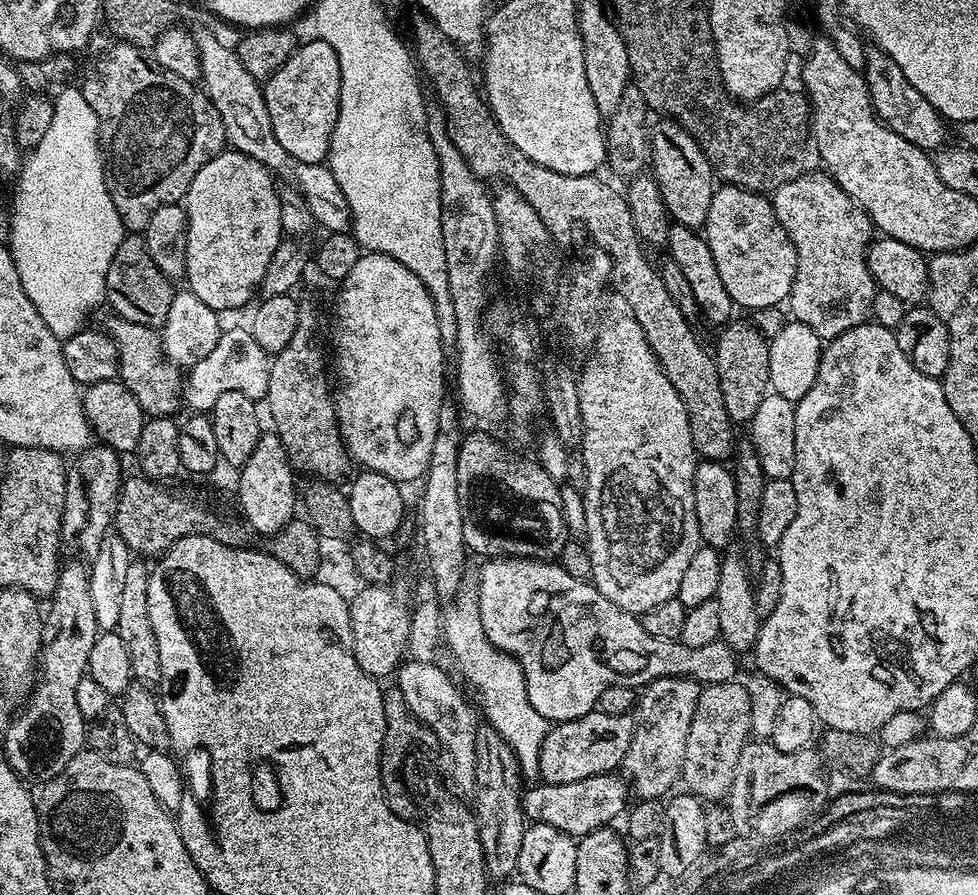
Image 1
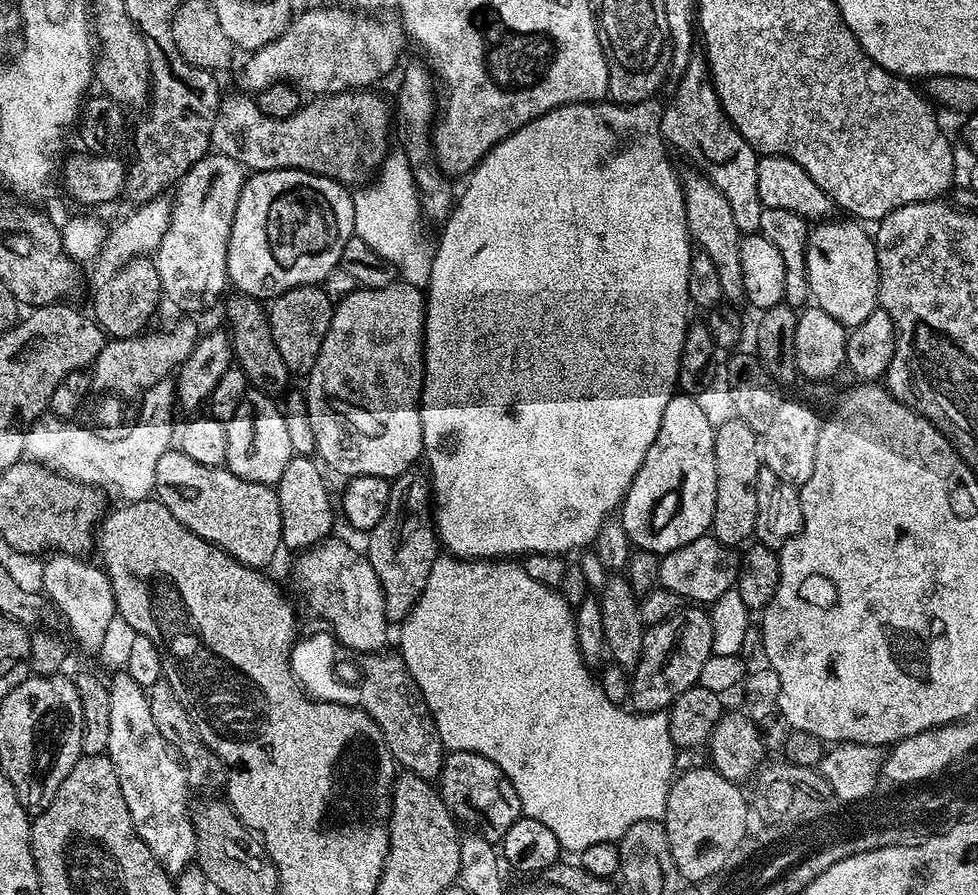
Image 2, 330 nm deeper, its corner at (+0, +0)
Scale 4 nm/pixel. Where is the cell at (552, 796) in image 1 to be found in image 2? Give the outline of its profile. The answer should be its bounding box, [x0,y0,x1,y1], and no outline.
[438,751,522,842]

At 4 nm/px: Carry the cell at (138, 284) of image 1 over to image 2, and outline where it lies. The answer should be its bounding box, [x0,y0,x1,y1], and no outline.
[91,256,162,340]

